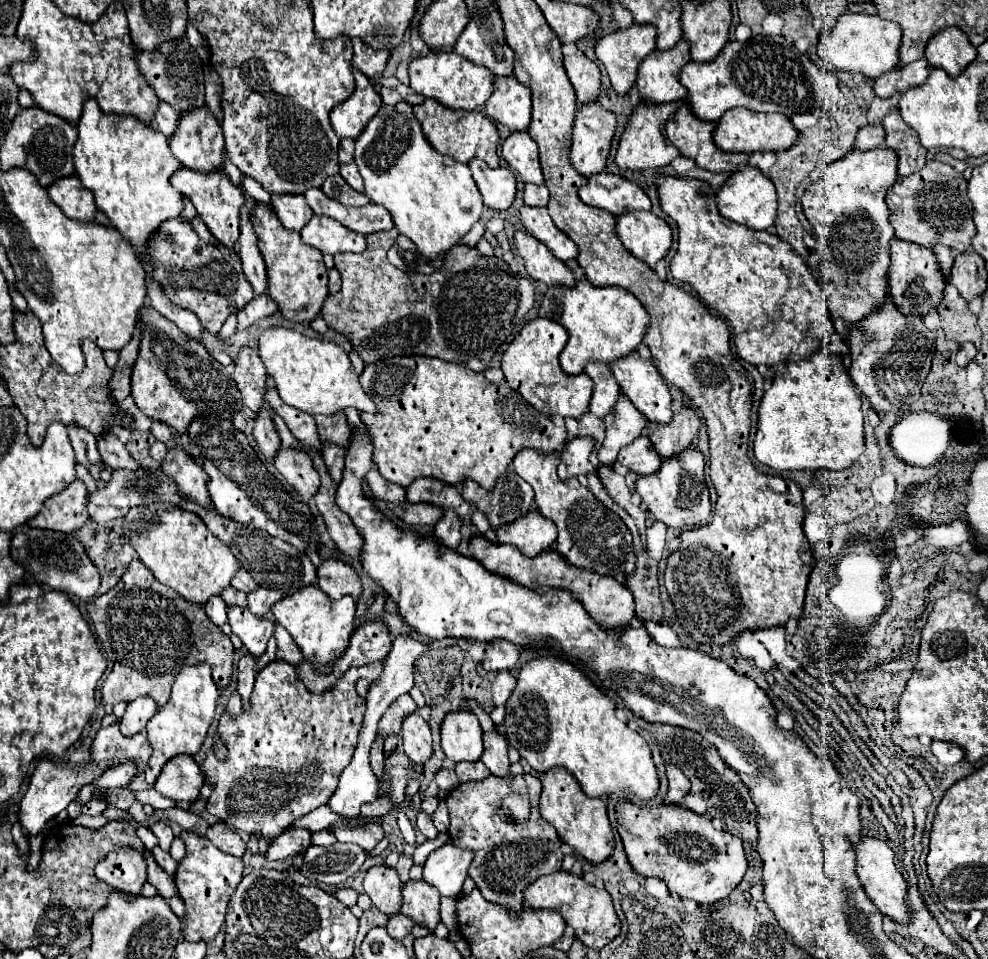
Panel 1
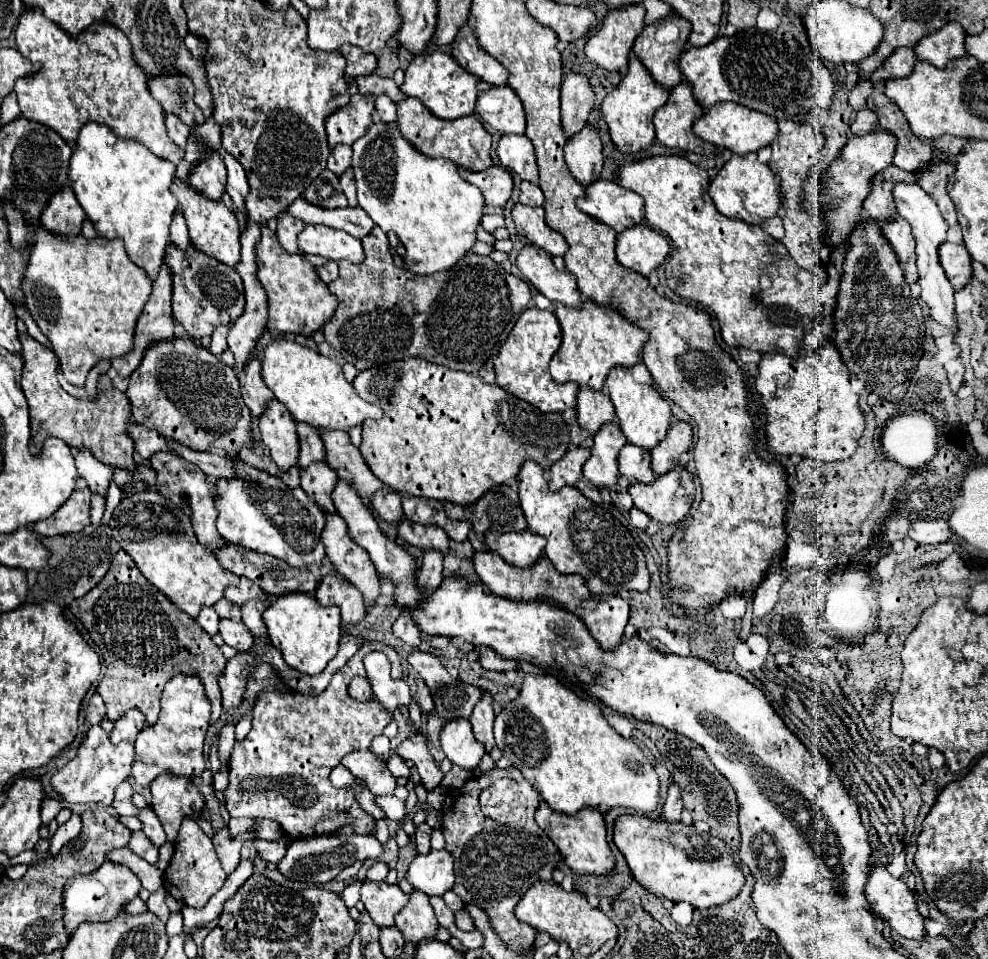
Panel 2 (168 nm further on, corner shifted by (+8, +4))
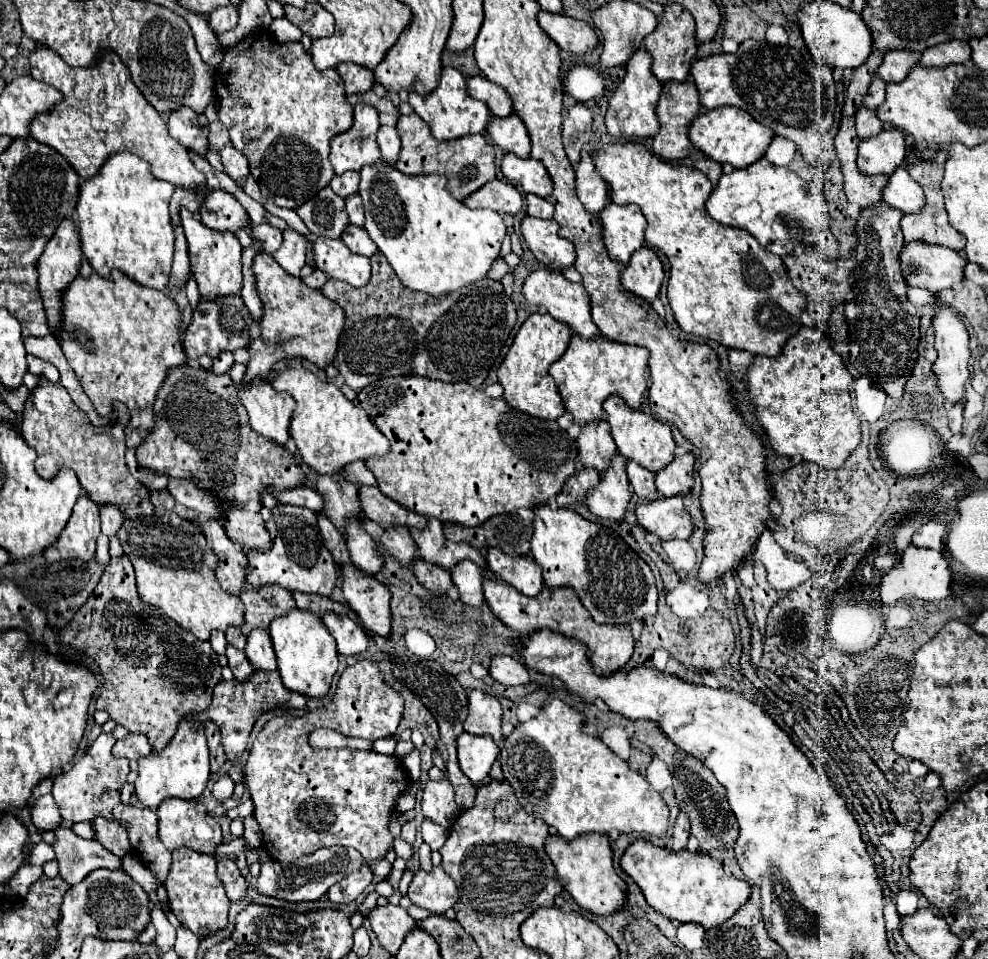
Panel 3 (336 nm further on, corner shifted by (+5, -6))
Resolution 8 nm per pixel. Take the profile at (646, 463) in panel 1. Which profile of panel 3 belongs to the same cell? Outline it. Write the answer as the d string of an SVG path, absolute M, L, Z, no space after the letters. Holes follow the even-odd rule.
M627 462L627 478L629 478L629 484L633 486L633 492L641 498L641 500L647 500L647 502L653 502L659 498L657 494L657 488L655 488L655 474L645 470L643 466L639 466L637 462Z

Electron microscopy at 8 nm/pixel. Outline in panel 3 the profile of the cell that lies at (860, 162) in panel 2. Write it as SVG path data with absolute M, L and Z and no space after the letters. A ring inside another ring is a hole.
M881 130L881 134L859 142L857 168L865 176L893 174L905 158L905 134L901 130Z

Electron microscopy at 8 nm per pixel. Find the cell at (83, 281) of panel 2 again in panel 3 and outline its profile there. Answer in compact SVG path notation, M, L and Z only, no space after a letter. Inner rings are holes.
M113 270L111 278L101 278L99 274L91 274L89 278L75 276L61 294L61 322L55 332L57 342L99 416L107 416L111 412L113 400L119 400L129 408L131 418L125 436L131 438L133 448L143 440L143 436L147 436L147 430L151 430L155 394L165 380L167 368L185 364L187 360L177 328L179 308L173 298L167 292L151 290L127 278L121 270Z

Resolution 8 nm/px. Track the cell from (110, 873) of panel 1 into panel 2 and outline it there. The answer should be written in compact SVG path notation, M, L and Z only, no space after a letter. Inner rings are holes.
M104 862L98 870L94 870L90 874L66 880L66 886L62 892L66 932L72 936L76 932L78 924L82 924L82 922L114 920L124 910L124 906L138 896L140 888L142 886L140 886L140 880L136 880L136 874L128 866L116 864L116 862Z

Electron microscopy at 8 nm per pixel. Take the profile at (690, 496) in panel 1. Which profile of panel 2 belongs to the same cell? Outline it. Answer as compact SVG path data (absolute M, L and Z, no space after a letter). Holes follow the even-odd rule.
M676 466L652 484L630 484L628 494L634 506L660 524L680 522L694 500L694 480L684 466Z

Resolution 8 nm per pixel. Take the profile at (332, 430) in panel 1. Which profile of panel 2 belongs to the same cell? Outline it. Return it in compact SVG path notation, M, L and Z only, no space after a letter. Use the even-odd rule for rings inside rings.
M324 432L322 440L328 454L326 464L336 470L338 480L346 480L360 494L360 498L372 498L378 490L392 492L386 484L380 484L380 480L372 476L372 470L366 466L360 450L352 446L346 432Z

